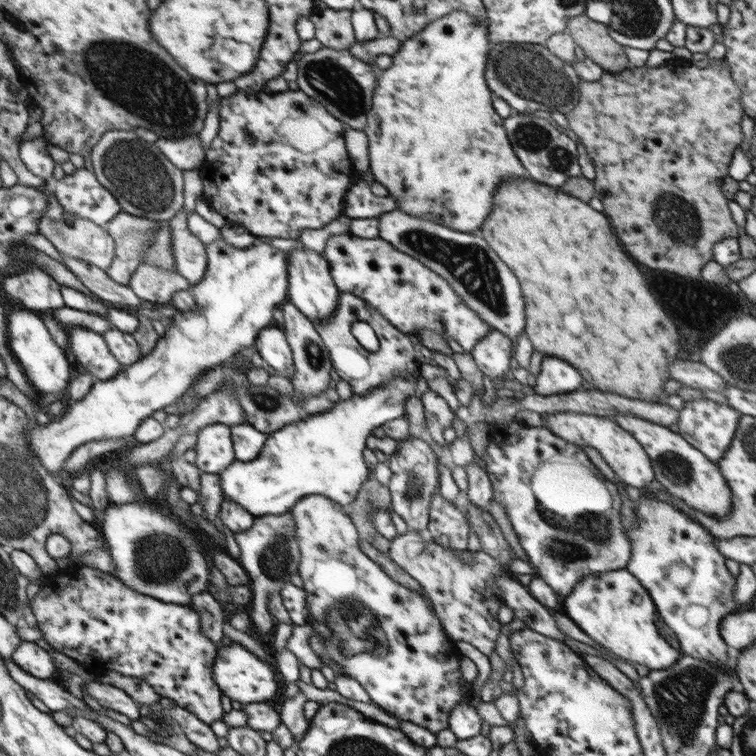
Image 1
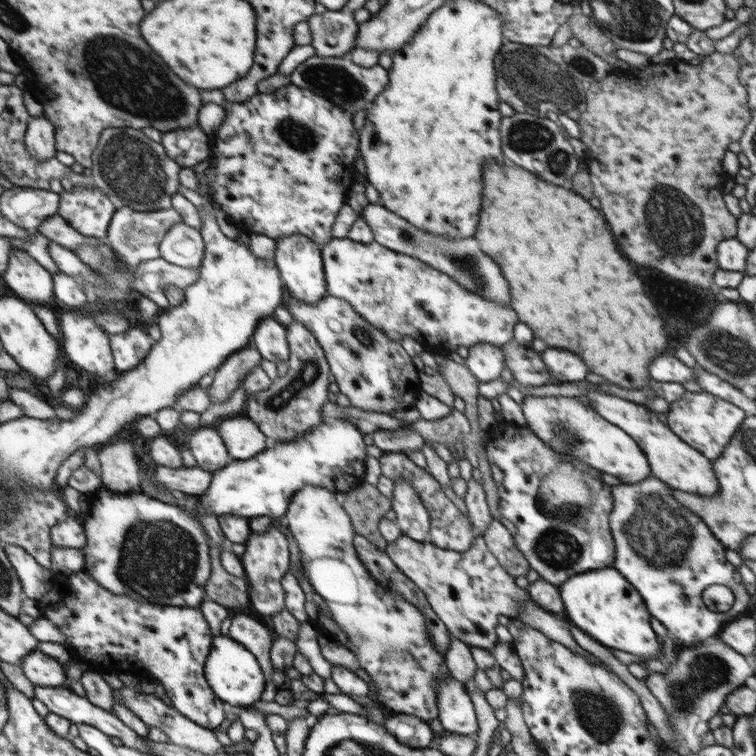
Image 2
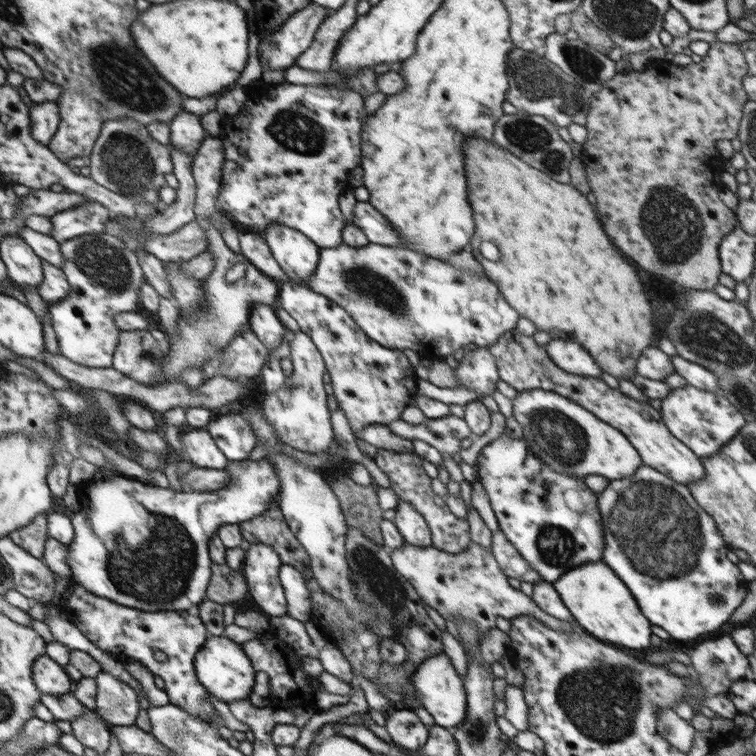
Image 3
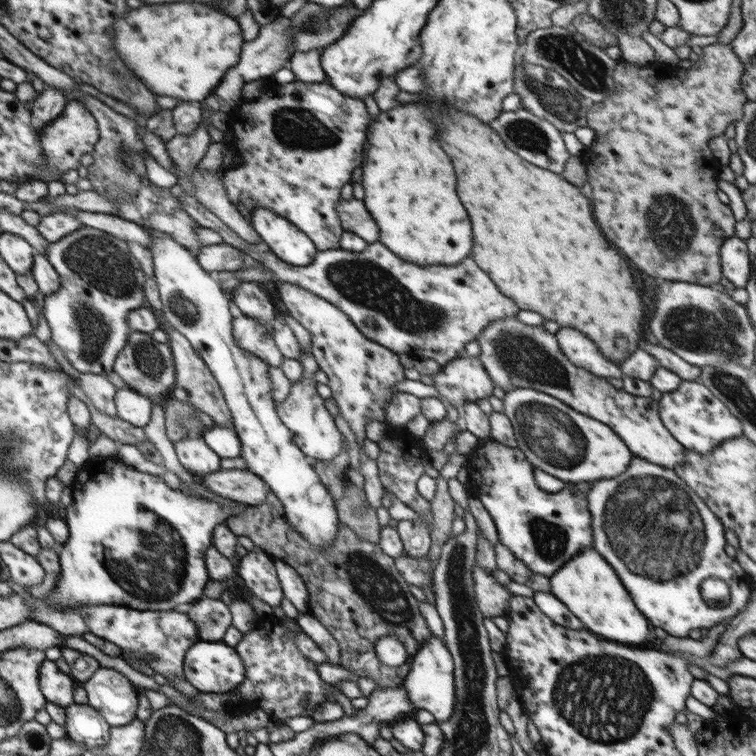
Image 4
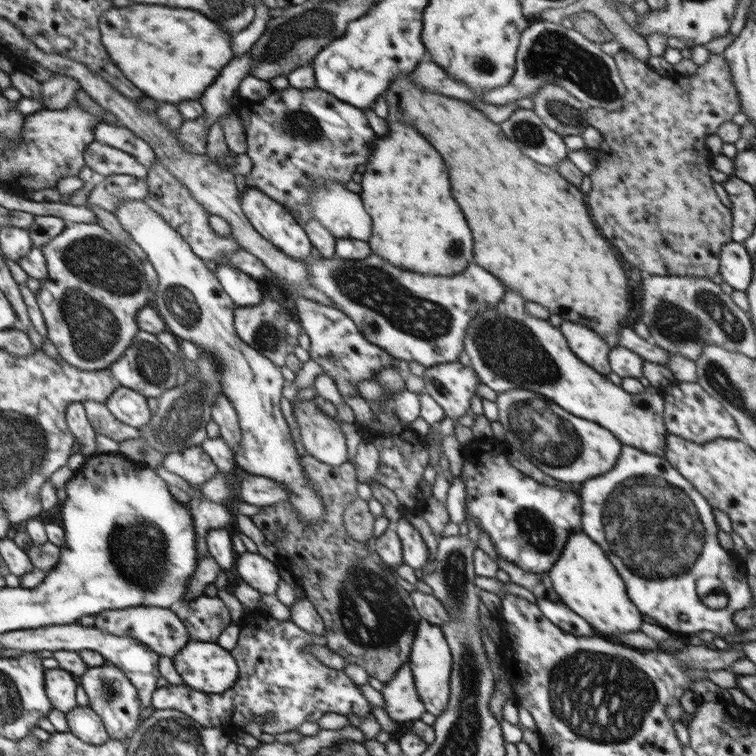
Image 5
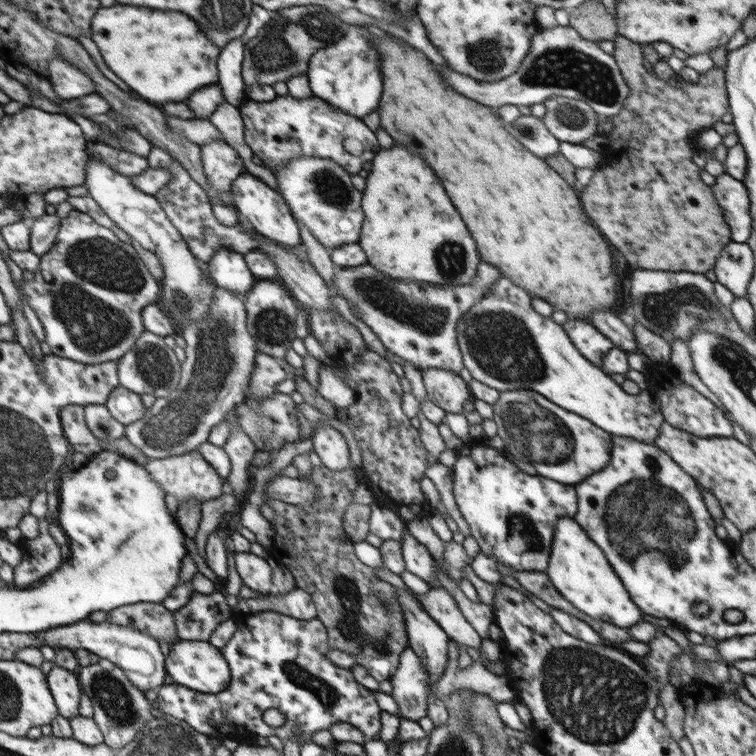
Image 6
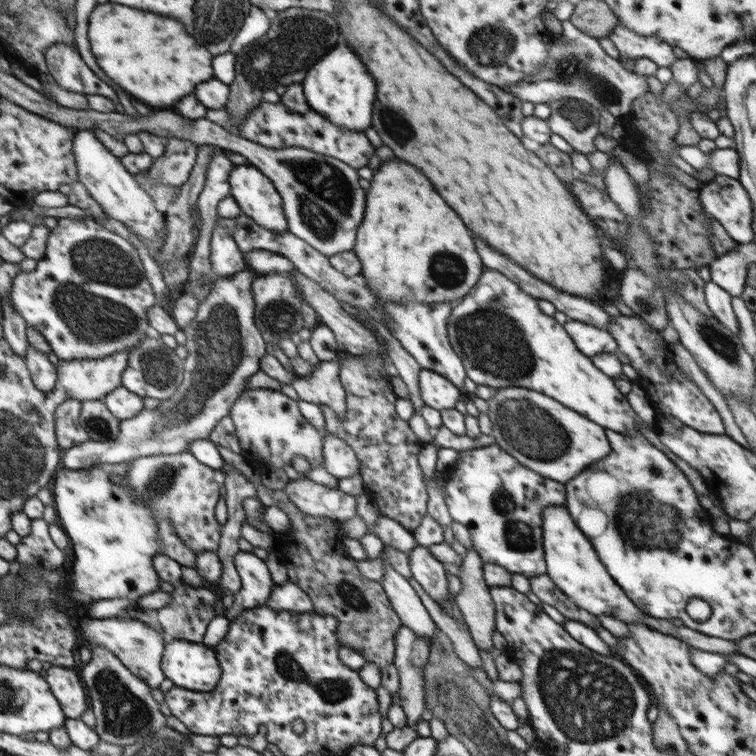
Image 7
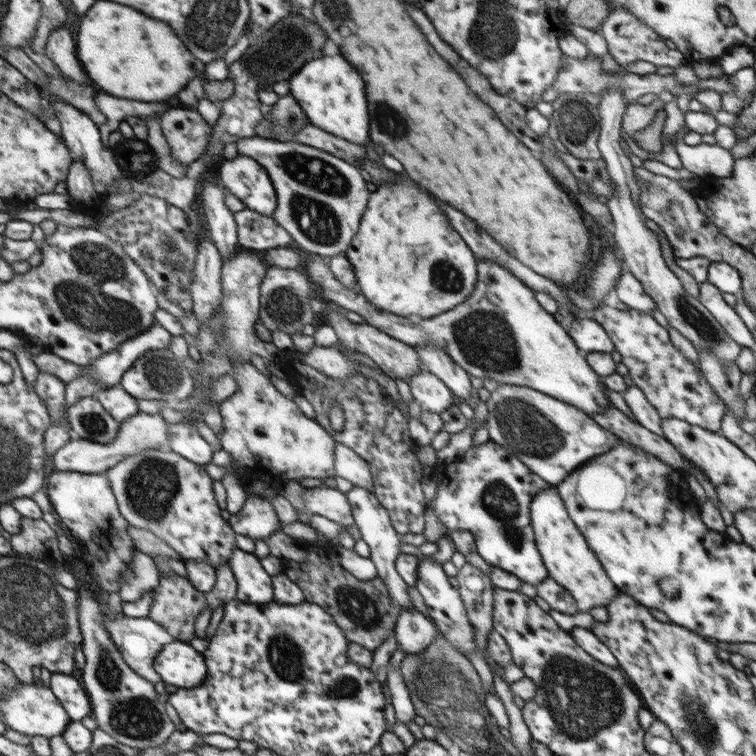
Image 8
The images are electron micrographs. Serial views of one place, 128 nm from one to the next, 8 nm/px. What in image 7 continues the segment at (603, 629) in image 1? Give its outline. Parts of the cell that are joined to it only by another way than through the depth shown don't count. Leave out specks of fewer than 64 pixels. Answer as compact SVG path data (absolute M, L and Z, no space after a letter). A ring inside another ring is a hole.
M546 506L541 511L541 518L547 575L554 581L557 588L581 609L596 617L602 614L610 615L626 624L634 621L646 623L664 634L674 635L689 646L701 651L722 655L737 653L739 649L734 641L708 636L684 625L678 627L670 619L654 618L642 612L610 576L606 566L602 564L602 560L598 558L596 550L592 548L592 543L582 534L574 519L570 518L565 506Z

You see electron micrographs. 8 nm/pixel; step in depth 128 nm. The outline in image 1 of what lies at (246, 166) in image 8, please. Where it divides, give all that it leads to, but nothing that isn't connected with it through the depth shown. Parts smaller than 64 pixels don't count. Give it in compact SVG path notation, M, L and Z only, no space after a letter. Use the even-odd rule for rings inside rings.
M296 247L288 253L288 296L287 301L294 304L298 310L312 322L333 318L338 307L340 290L334 284L330 274L328 261L321 253L312 249Z

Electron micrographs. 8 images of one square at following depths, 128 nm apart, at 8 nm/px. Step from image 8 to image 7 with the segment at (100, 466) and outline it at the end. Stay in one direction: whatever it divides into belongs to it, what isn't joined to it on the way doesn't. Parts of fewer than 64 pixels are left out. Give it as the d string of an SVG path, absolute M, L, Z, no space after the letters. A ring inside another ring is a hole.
M247 266L230 277L215 278L214 288L199 303L194 322L182 328L188 356L183 360L183 382L176 397L158 409L144 409L136 417L122 420L119 434L113 440L88 440L66 449L64 468L82 470L96 464L120 464L148 455L184 453L191 442L208 439L216 424L229 416L233 403L246 390L246 379L261 370L261 358L271 354L254 321L256 305L252 281L257 276L258 272Z

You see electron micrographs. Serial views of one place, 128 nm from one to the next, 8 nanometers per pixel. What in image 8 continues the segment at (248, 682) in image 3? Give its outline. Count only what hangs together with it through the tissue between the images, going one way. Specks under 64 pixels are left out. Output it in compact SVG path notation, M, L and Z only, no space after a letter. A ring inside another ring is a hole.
M176 640L165 645L154 659L156 679L179 689L191 689L205 684L208 666L204 654L187 643Z

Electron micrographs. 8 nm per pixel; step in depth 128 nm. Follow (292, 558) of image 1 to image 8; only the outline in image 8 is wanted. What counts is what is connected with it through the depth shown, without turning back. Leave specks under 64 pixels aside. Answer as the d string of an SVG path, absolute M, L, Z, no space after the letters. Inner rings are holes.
M235 548L228 562L236 578L239 601L266 603L273 600L272 576L262 568L254 553Z

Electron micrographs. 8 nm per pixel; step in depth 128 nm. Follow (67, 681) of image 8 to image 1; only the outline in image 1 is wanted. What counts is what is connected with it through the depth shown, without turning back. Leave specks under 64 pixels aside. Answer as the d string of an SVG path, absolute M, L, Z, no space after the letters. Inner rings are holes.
M22 640L21 646L13 654L14 662L26 670L28 674L41 679L52 681L56 676L56 664L54 658L34 642Z

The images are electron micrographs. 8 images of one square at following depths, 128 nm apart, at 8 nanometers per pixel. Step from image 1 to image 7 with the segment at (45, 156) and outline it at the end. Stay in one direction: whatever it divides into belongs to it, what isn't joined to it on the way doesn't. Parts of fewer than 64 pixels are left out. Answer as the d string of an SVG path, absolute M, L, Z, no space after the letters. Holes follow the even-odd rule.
M68 43L52 45L45 49L45 61L48 71L62 88L85 95L99 94L118 102L114 88L110 88L88 68L74 45Z

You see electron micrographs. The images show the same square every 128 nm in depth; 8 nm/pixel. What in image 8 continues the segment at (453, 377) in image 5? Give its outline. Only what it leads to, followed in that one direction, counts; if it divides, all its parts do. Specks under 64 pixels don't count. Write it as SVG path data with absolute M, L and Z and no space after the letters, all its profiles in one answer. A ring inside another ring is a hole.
M428 370L421 371L408 380L412 395L422 411L440 415L450 406L457 403L454 394L444 385L440 378Z

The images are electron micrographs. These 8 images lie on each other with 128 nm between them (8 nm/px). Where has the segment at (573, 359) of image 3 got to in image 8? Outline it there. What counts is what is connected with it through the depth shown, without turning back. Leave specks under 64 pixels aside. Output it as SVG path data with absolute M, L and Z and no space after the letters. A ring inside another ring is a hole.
M576 316L568 332L579 350L585 350L587 353L612 353L615 350L608 333L594 319L582 319Z

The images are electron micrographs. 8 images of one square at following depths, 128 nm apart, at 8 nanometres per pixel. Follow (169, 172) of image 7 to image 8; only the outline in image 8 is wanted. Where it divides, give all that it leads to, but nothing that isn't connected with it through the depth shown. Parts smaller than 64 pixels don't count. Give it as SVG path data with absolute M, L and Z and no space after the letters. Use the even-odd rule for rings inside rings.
M181 107L167 110L160 116L160 124L164 137L166 137L168 145L170 145L172 157L185 168L188 168L192 162L196 162L204 154L208 142L212 140L213 125L208 123L194 108Z

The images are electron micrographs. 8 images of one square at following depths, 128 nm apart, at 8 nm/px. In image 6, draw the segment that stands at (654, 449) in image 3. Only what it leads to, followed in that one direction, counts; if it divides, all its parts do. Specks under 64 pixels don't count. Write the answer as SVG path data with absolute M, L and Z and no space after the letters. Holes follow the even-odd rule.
M502 274L480 301L456 323L456 340L463 358L463 366L470 372L473 380L490 386L500 393L512 390L532 390L548 401L562 406L568 412L588 418L602 430L616 436L630 436L645 444L654 444L659 436L665 419L660 411L659 401L644 390L638 395L627 394L621 385L616 384L608 373L595 366L580 354L570 340L562 325L554 322L552 317L538 314L531 303L532 296L522 287L512 283L512 279Z

